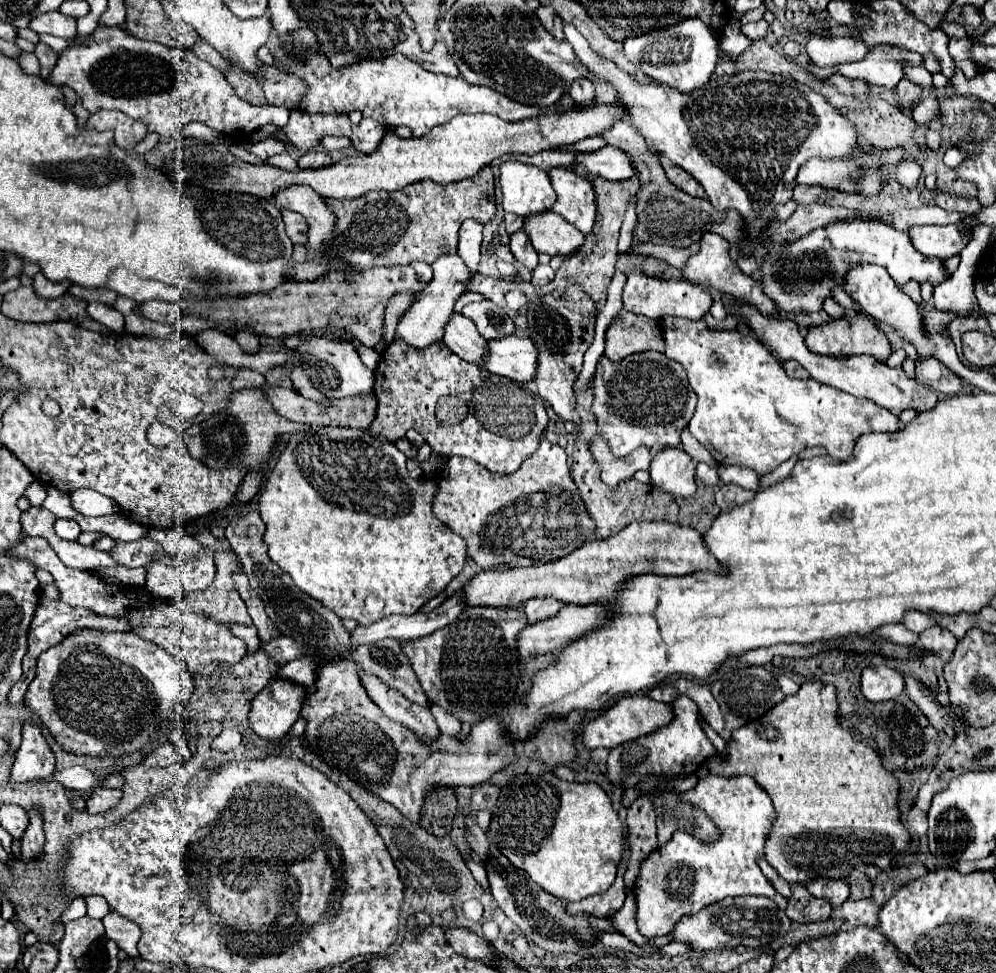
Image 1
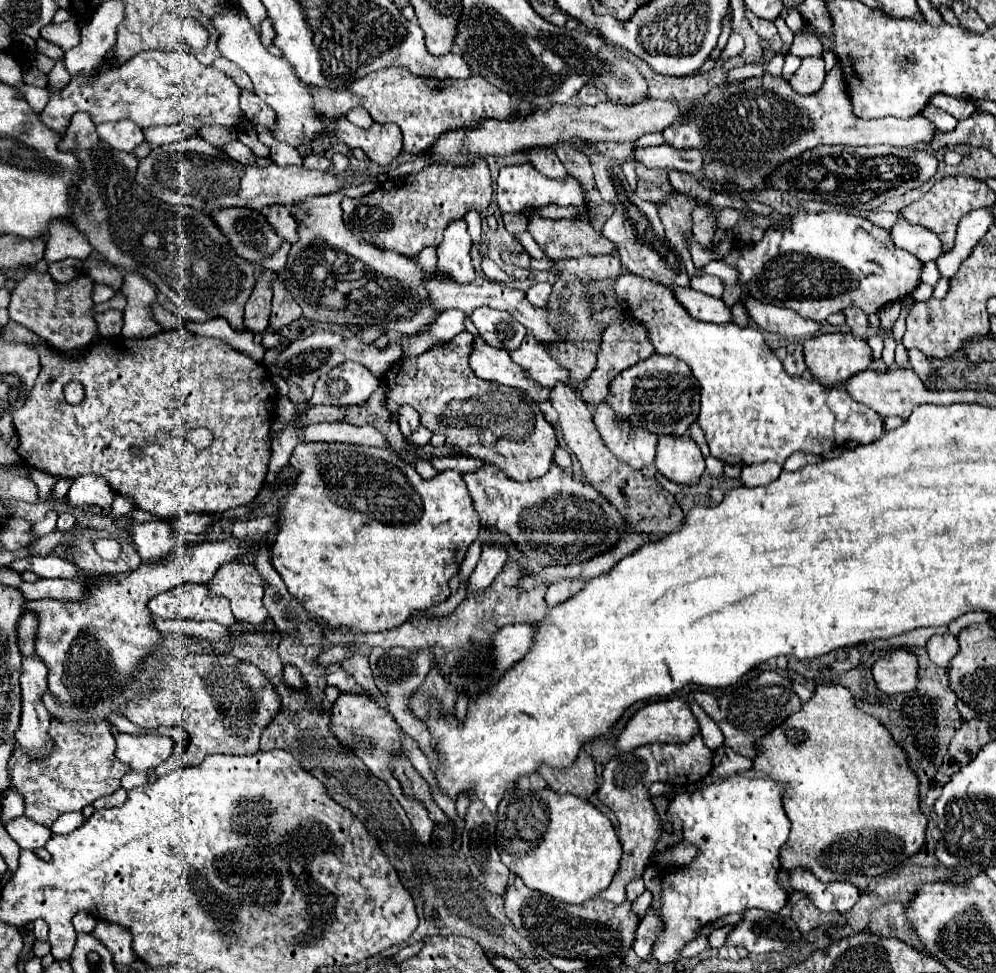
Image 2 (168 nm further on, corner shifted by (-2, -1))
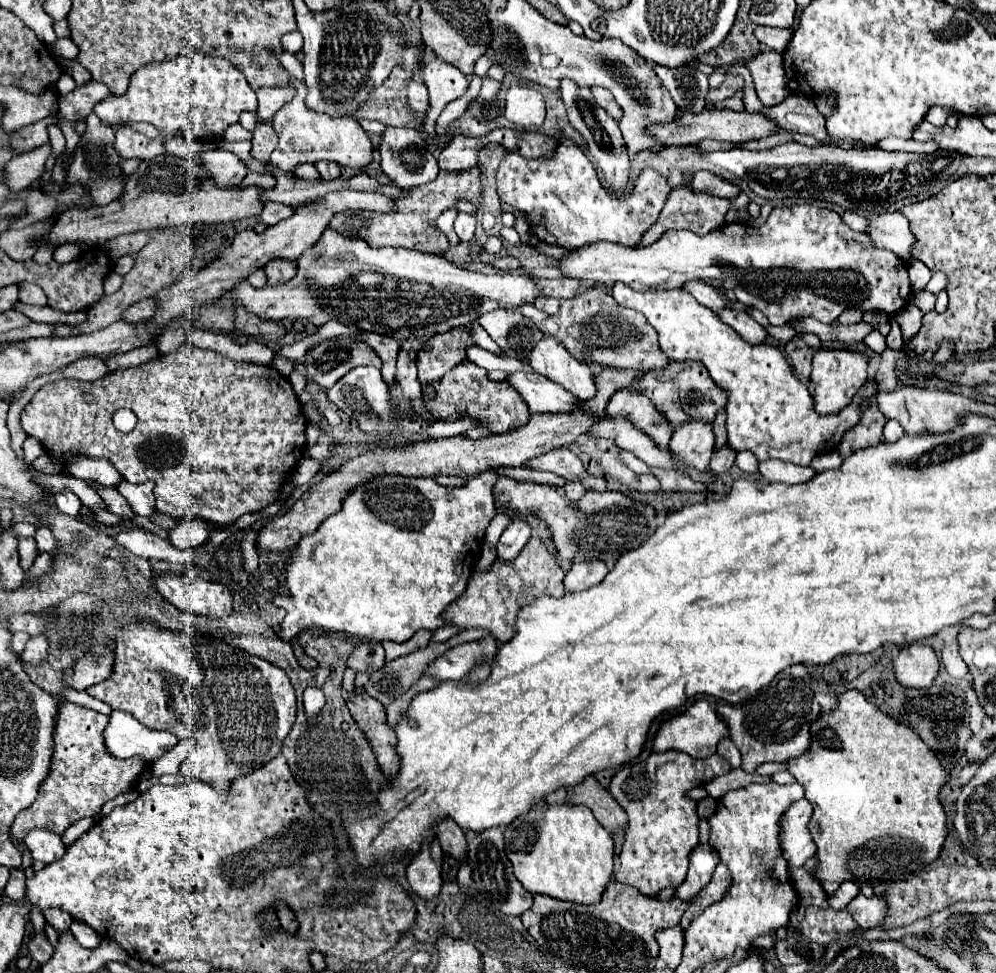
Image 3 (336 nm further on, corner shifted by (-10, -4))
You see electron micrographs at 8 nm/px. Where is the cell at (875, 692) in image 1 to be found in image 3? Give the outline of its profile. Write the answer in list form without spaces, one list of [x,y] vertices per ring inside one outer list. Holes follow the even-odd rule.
[[[913,643],[899,651],[895,659],[897,681],[905,687],[927,689],[933,685],[933,679],[939,671],[939,659],[929,645]]]

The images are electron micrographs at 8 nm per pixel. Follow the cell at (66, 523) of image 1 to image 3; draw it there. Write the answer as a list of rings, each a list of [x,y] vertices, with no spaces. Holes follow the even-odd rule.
[[[61,491],[61,493],[57,493],[55,495],[55,505],[57,505],[57,509],[61,513],[71,515],[71,517],[75,517],[79,513],[79,509],[81,509],[81,501],[79,501],[79,497],[73,491]]]

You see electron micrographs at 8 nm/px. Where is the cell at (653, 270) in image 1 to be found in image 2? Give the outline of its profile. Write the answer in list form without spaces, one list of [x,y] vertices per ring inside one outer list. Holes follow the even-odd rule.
[[[589,152],[589,158],[593,164],[601,197],[615,206],[613,216],[603,226],[603,236],[615,242],[623,268],[627,268],[631,274],[655,280],[665,286],[689,286],[689,274],[681,262],[679,252],[665,238],[663,224],[657,216],[657,206],[632,194],[631,187],[621,172],[621,164],[617,160],[603,158],[595,152]]]

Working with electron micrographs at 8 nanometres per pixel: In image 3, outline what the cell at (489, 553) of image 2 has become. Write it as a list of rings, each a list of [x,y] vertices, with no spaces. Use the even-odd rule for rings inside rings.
[[[515,519],[501,535],[497,543],[497,557],[499,559],[515,559],[519,551],[531,537],[531,525],[525,519]]]

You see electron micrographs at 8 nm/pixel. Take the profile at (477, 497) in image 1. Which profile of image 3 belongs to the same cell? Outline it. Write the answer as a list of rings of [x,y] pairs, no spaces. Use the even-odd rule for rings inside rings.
[[[499,477],[495,483],[495,501],[519,515],[537,515],[543,519],[553,533],[557,545],[557,555],[561,559],[573,561],[575,555],[581,559],[601,559],[613,565],[623,553],[645,543],[657,529],[655,509],[647,503],[633,501],[621,491],[585,491],[579,507],[575,507],[565,493],[551,485],[539,483],[521,483],[509,477]]]

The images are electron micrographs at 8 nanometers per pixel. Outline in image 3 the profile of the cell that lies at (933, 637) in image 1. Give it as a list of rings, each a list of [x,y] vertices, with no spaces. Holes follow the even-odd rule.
[[[947,645],[941,653],[941,659],[943,659],[943,665],[947,669],[947,673],[955,679],[963,679],[967,673],[969,673],[969,667],[965,665],[965,661],[961,659],[959,655],[959,647],[957,645]]]

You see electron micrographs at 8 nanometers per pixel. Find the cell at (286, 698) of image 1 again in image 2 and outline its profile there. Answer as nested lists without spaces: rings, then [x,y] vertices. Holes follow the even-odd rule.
[[[287,664],[287,666],[283,668],[283,680],[285,680],[285,684],[287,684],[291,690],[303,692],[303,690],[307,688],[301,672],[299,672],[295,666],[289,666],[289,664]]]

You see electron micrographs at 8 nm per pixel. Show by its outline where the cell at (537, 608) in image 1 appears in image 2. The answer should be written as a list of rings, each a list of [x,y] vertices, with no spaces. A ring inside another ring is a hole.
[[[561,580],[561,582],[555,582],[547,588],[547,594],[545,594],[545,604],[549,608],[557,606],[557,604],[563,604],[567,602],[571,596],[575,596],[581,588],[585,586],[585,582],[581,580]]]

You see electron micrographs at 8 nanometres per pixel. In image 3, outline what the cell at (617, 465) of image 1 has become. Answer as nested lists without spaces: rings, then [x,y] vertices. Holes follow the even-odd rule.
[[[631,389],[617,391],[609,399],[605,413],[621,415],[629,419],[635,427],[639,427],[641,431],[647,431],[647,435],[663,449],[671,441],[671,435],[673,435],[671,423],[667,423],[667,419],[655,409],[651,399],[647,399],[643,393],[637,393]]]

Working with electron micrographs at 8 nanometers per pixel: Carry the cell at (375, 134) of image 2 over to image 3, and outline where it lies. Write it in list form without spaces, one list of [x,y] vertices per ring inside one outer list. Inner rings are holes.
[[[387,127],[383,137],[381,137],[379,153],[381,153],[381,169],[401,189],[419,187],[419,185],[431,183],[437,177],[437,173],[439,173],[439,165],[437,165],[435,155],[429,151],[429,145],[423,143],[423,137],[415,129]]]

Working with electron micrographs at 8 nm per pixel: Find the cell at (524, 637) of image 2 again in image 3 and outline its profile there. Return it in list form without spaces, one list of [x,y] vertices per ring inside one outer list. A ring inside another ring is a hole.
[[[485,637],[473,643],[463,643],[453,649],[447,649],[443,655],[433,659],[425,675],[437,681],[461,681],[467,679],[467,673],[481,661],[483,655],[487,657],[487,661],[491,661],[495,653],[497,653],[497,643],[493,637]]]

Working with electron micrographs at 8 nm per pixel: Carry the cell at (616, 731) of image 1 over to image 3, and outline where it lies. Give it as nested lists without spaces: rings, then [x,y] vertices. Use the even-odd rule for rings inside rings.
[[[699,699],[685,713],[661,723],[661,727],[655,735],[655,741],[653,741],[653,751],[675,749],[675,751],[683,751],[695,759],[703,759],[703,757],[711,757],[717,751],[717,743],[725,737],[727,737],[727,725],[723,725],[723,721],[719,719],[717,711],[711,707],[709,701]]]

